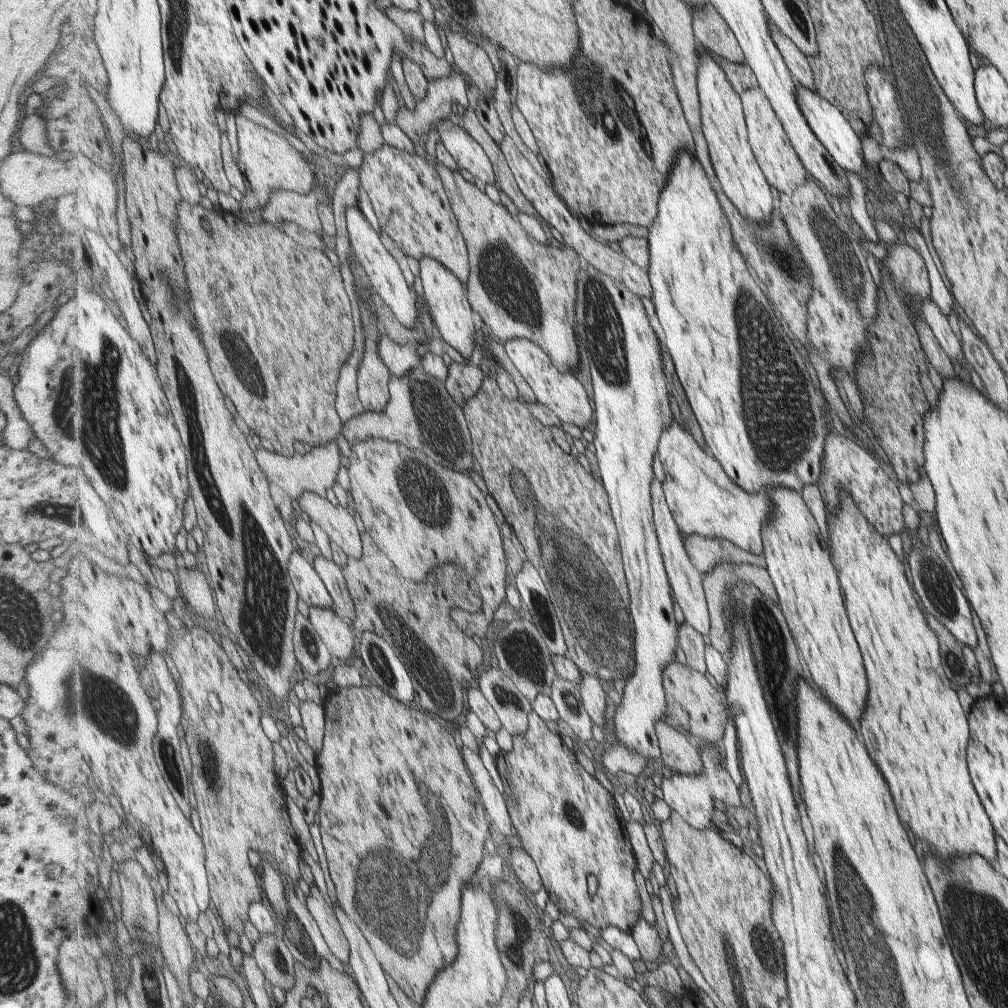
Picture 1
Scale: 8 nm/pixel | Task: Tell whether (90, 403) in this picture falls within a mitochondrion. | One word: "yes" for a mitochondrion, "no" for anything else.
yes

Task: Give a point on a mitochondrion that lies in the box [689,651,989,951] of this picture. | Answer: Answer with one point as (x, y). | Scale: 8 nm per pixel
(956, 663)

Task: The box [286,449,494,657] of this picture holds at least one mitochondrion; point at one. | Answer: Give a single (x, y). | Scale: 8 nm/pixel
(424, 492)

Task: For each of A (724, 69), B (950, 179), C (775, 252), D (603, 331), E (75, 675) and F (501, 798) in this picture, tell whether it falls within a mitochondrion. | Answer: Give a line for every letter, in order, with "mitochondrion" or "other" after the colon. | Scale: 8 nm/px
A: other
B: mitochondrion
C: mitochondrion
D: mitochondrion
E: mitochondrion
F: other

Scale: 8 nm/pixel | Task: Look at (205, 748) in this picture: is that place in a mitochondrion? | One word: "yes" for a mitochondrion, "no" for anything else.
yes

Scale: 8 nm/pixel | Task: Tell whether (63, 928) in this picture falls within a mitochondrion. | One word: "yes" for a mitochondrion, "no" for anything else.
no

